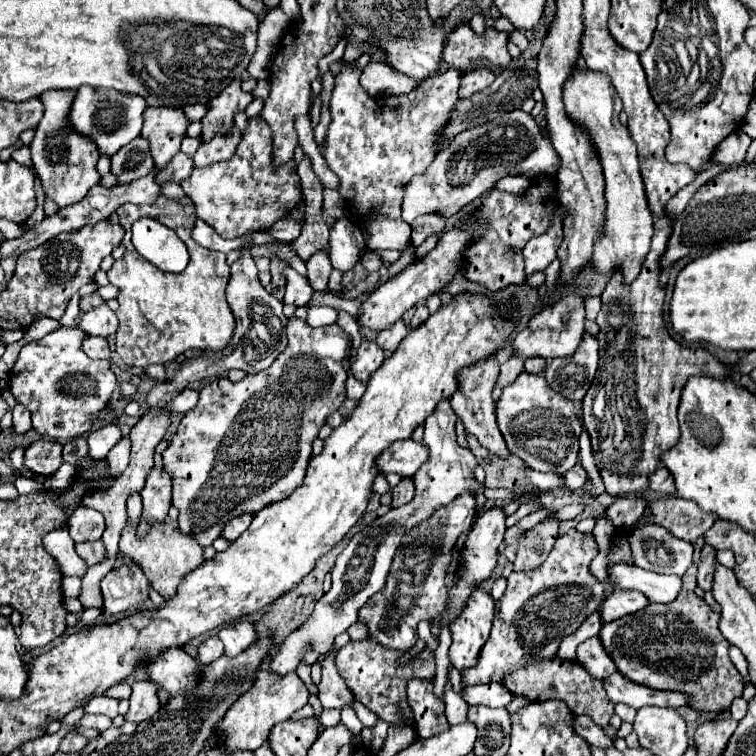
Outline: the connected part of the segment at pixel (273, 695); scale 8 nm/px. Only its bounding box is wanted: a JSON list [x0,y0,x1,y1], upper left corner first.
[215,669,309,753]

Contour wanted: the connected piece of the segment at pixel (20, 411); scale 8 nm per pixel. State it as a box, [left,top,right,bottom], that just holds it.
[11,403,31,433]

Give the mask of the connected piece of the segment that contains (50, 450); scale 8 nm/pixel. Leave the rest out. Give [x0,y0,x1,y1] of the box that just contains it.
[25,439,63,475]

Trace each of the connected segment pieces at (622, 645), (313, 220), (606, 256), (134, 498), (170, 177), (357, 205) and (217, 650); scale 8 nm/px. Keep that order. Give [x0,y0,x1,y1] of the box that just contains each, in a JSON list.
[[599,589,743,711],[291,217,329,263],[565,67,653,283],[127,493,141,519],[157,153,193,183],[323,61,461,217],[197,633,223,665]]

